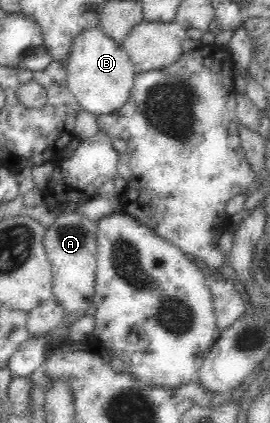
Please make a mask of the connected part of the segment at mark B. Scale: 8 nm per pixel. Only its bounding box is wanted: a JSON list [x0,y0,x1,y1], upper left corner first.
[64,27,136,116]

